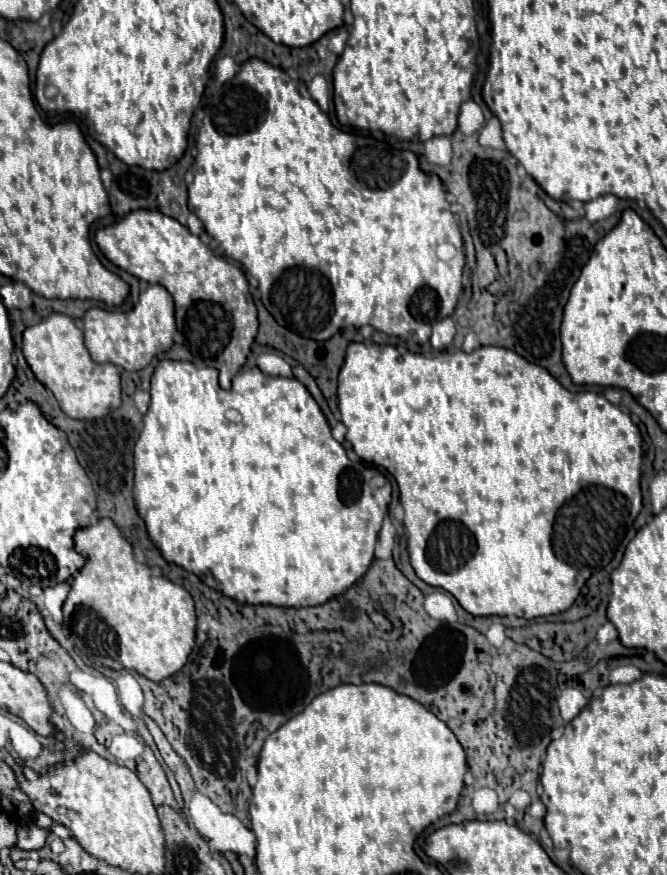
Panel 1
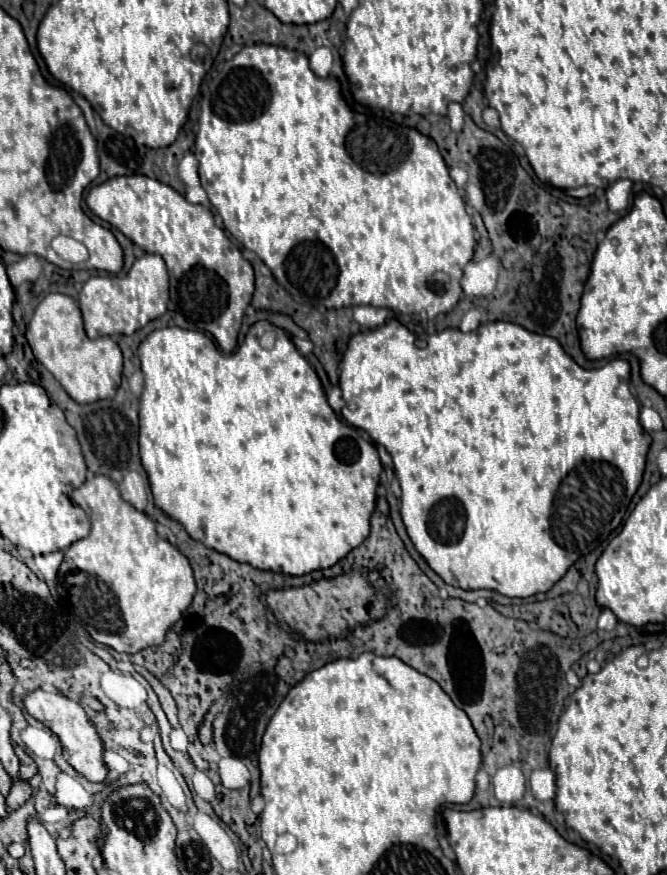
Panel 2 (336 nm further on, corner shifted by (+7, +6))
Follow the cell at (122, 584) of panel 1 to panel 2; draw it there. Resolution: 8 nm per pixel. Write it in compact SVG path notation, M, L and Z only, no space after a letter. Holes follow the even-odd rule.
M93 474L83 482L83 486L73 490L71 498L91 518L89 536L73 542L65 550L65 558L59 568L59 584L69 592L73 612L79 616L83 628L95 642L105 644L117 652L139 652L141 648L161 644L167 630L191 604L197 590L189 558L181 554L175 544L157 534L155 520L121 498L119 488L111 478Z

